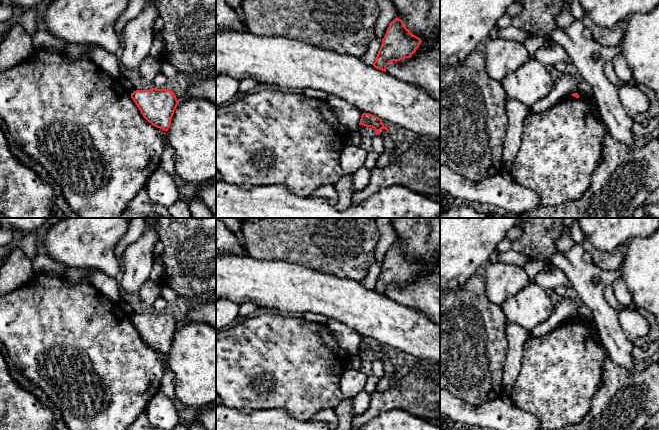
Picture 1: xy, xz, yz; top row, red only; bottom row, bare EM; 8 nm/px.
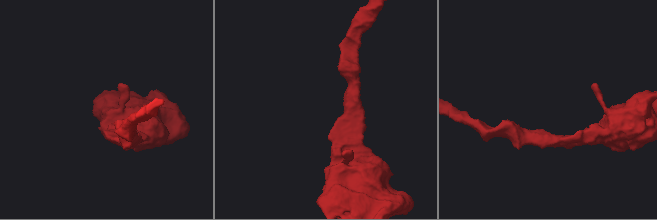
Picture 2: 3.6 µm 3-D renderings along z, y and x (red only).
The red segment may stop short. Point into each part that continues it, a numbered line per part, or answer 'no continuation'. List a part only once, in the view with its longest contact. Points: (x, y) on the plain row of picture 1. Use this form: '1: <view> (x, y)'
no continuation

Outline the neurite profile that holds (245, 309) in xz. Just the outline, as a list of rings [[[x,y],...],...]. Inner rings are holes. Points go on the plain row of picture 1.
[[[243,303],[239,305],[239,316],[246,317],[258,309],[258,306],[252,303]]]

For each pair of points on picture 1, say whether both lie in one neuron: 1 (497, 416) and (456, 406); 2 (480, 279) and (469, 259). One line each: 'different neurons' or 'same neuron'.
1: same neuron
2: different neurons

